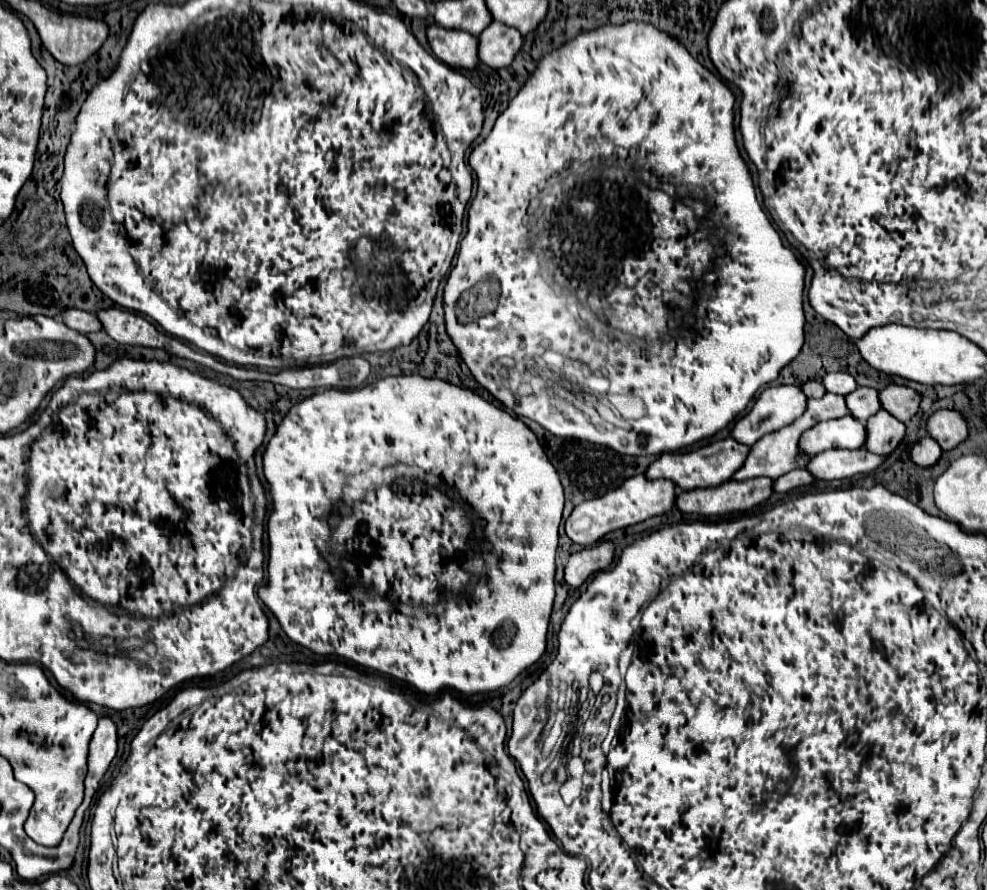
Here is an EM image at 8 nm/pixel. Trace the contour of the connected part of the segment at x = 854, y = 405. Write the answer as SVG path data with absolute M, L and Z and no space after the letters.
M857 388L855 392L847 394L847 408L851 412L851 416L855 416L861 422L867 422L869 416L875 416L881 410L881 402L879 402L879 392L875 388Z

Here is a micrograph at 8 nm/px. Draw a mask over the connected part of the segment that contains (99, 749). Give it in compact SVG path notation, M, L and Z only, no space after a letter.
M99 718L99 726L89 744L89 772L84 780L83 820L86 810L91 806L93 794L100 789L101 778L107 772L111 760L117 754L117 726L111 718Z

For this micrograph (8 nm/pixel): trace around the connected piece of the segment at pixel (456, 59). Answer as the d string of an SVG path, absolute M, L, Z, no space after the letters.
M429 24L427 40L433 54L451 68L473 70L479 64L477 36L463 30L447 30L439 24Z

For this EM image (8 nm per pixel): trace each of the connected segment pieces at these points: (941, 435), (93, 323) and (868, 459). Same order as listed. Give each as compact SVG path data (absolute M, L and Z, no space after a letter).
M937 410L929 422L929 434L939 442L943 450L953 450L969 436L967 420L957 410Z
M69 310L63 314L63 322L75 330L81 330L85 334L91 332L99 332L103 330L103 324L97 320L95 314L91 312L83 312L83 310Z
M865 448L859 450L825 450L821 454L817 454L807 470L817 476L819 480L841 480L841 478L851 478L855 474L865 474L865 472L873 472L875 468L879 468L883 462L887 460L887 456L877 456L873 452L867 452Z

